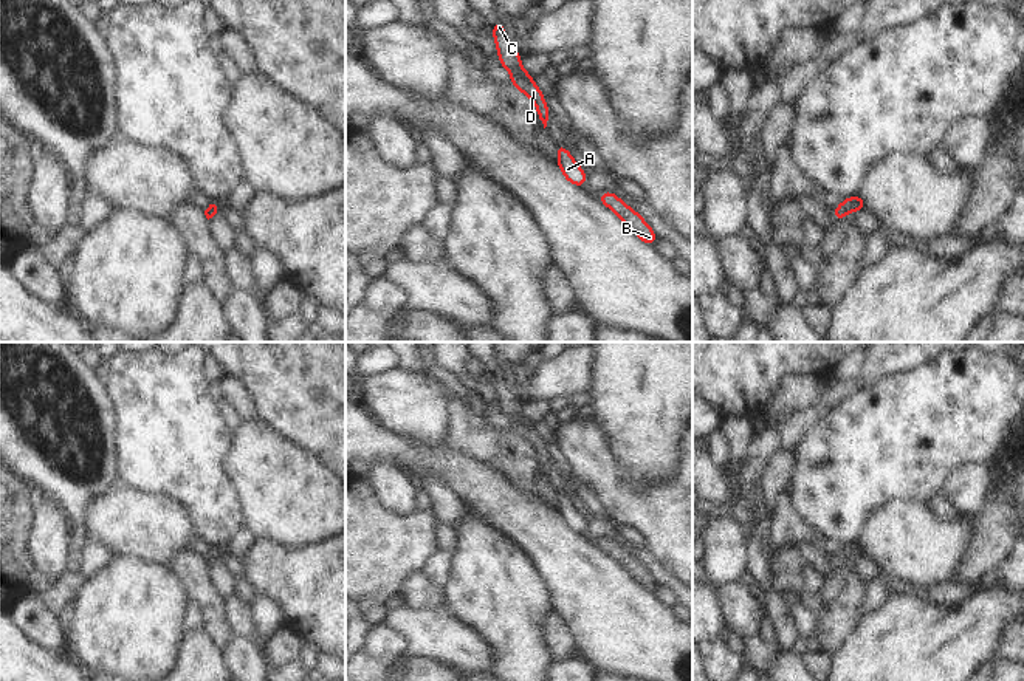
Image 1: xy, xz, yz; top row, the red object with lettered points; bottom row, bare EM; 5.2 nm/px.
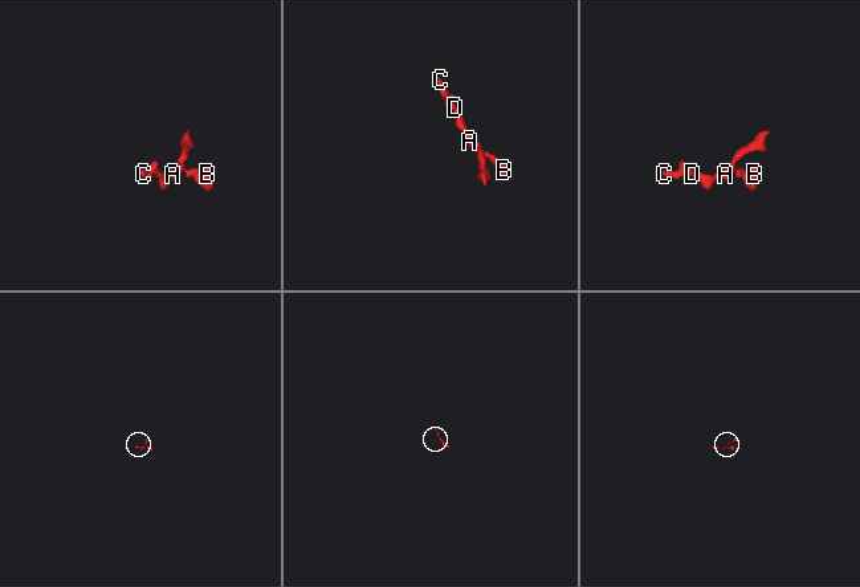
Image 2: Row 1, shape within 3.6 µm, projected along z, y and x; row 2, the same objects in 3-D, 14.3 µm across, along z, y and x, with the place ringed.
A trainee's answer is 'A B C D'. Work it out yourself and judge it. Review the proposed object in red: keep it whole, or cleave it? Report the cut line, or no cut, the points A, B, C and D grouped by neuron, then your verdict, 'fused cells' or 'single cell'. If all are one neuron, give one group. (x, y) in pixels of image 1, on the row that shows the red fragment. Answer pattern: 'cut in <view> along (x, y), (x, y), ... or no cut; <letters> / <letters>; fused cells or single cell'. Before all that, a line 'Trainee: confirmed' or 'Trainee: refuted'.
Trainee: confirmed
no cut; A B C D; single cell

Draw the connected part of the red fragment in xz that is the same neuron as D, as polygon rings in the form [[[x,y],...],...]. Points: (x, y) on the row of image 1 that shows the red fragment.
[[[499,20],[493,23],[493,37],[496,40],[496,50],[499,53],[500,65],[511,73],[510,82],[533,101],[539,119],[542,121],[545,128],[552,113],[544,101],[544,94],[539,90],[539,87],[533,82],[533,77],[522,68],[522,56],[508,42],[505,26]]]

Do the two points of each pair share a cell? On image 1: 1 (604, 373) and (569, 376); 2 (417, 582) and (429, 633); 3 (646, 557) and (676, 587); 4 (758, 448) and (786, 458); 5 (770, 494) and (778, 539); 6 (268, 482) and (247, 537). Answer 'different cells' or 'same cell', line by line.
1: different cells
2: different cells
3: same cell
4: different cells
5: different cells
6: different cells

